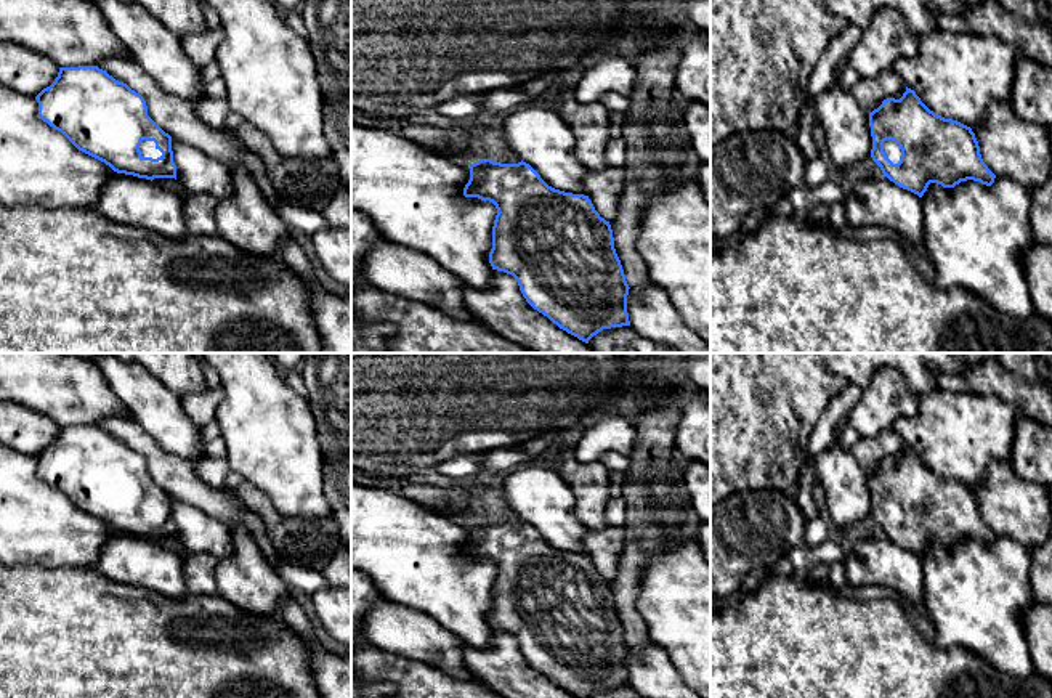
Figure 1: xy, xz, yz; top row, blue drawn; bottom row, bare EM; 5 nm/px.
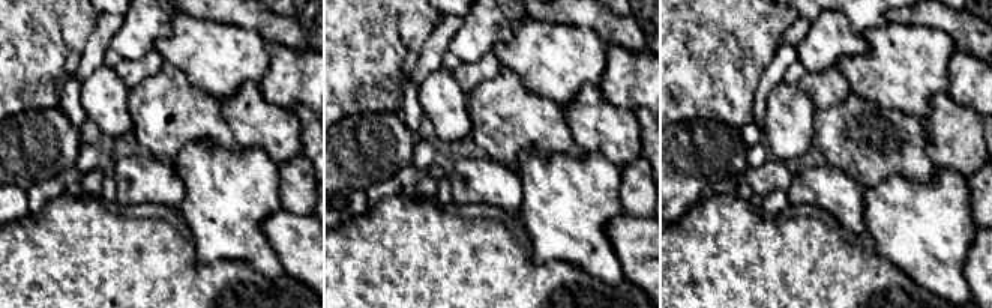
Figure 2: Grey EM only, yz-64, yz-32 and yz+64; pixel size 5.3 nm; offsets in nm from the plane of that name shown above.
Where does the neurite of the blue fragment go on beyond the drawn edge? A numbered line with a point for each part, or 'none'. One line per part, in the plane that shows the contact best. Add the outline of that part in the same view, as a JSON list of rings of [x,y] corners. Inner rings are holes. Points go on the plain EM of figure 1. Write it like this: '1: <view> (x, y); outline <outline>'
1: xy (148, 507); outline [[[143,499],[140,504],[140,510],[143,517],[152,517],[157,518],[162,515],[162,512],[156,507],[154,501]]]

